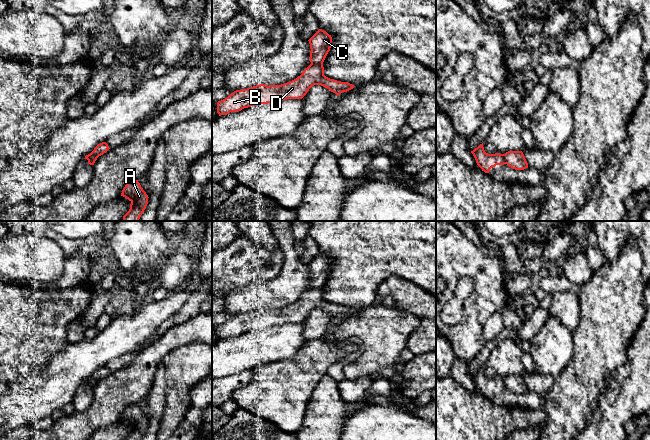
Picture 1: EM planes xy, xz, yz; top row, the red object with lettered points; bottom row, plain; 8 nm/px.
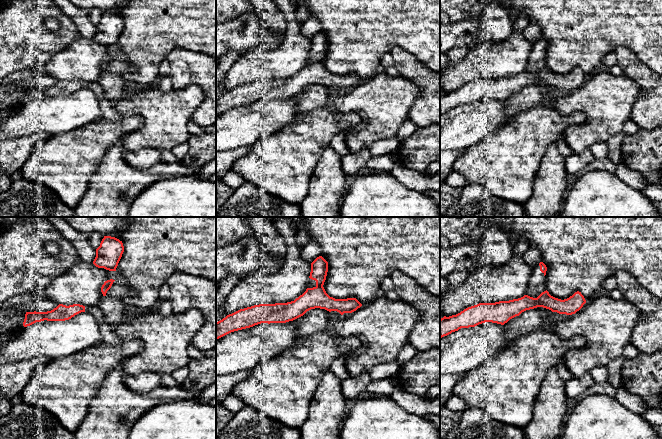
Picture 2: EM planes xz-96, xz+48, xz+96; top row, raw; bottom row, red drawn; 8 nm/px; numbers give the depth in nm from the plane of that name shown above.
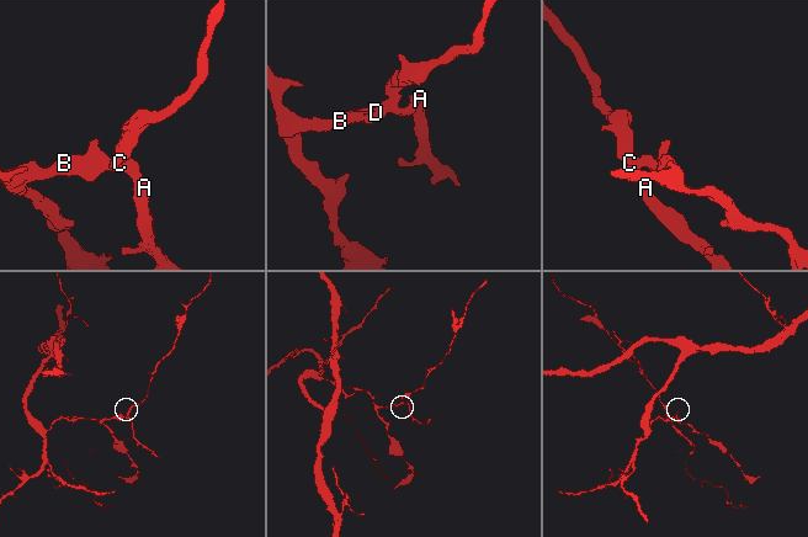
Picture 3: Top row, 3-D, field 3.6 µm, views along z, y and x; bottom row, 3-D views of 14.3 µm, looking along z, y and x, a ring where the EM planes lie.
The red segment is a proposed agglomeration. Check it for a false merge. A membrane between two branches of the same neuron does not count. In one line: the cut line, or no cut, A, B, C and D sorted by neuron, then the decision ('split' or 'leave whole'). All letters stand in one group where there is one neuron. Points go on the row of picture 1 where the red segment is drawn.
xz (322, 62), (311, 64) | A B D / C | split

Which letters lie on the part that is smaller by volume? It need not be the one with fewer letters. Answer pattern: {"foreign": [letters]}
{"foreign": ["C"]}

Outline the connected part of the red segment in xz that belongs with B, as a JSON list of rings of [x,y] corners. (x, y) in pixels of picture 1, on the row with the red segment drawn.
[[[323,63],[310,64],[296,79],[281,85],[256,85],[247,89],[236,90],[225,99],[217,102],[219,116],[258,104],[268,104],[286,99],[302,99],[314,85],[321,85],[337,96],[355,86],[348,82],[330,79],[324,75]]]

